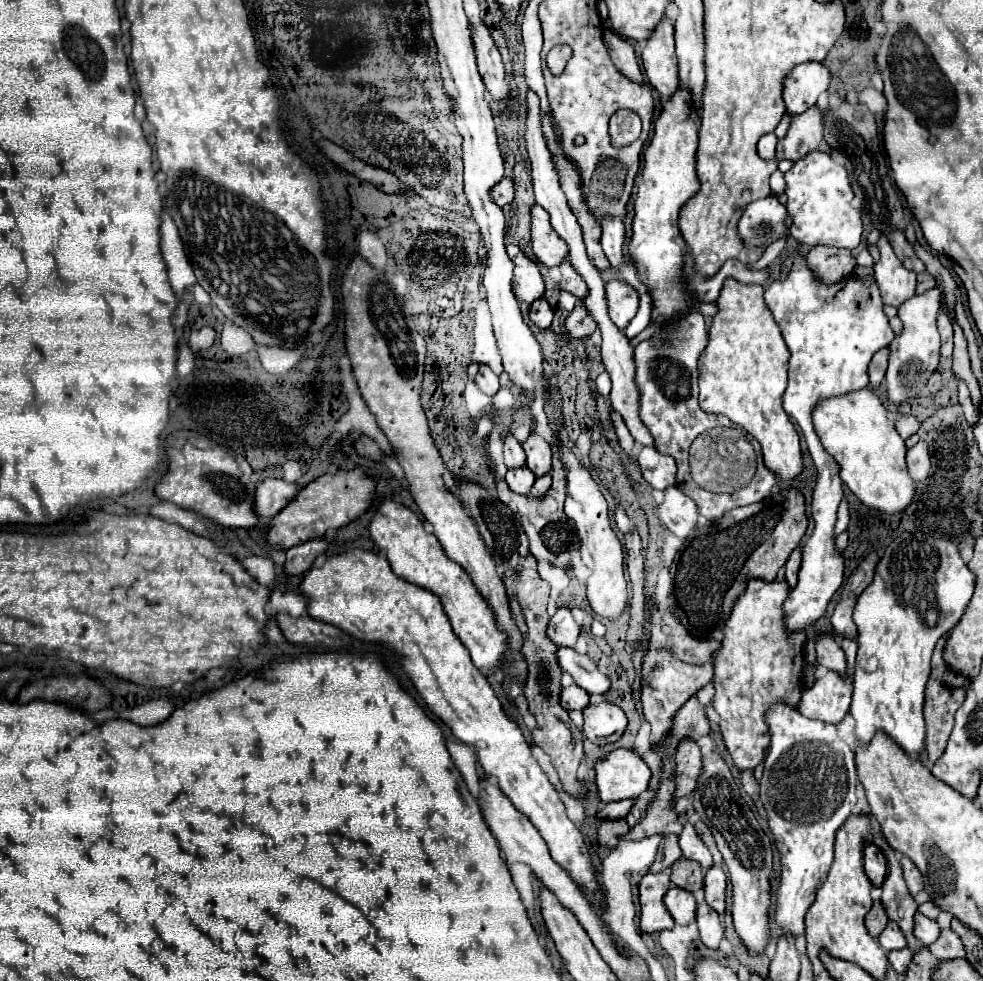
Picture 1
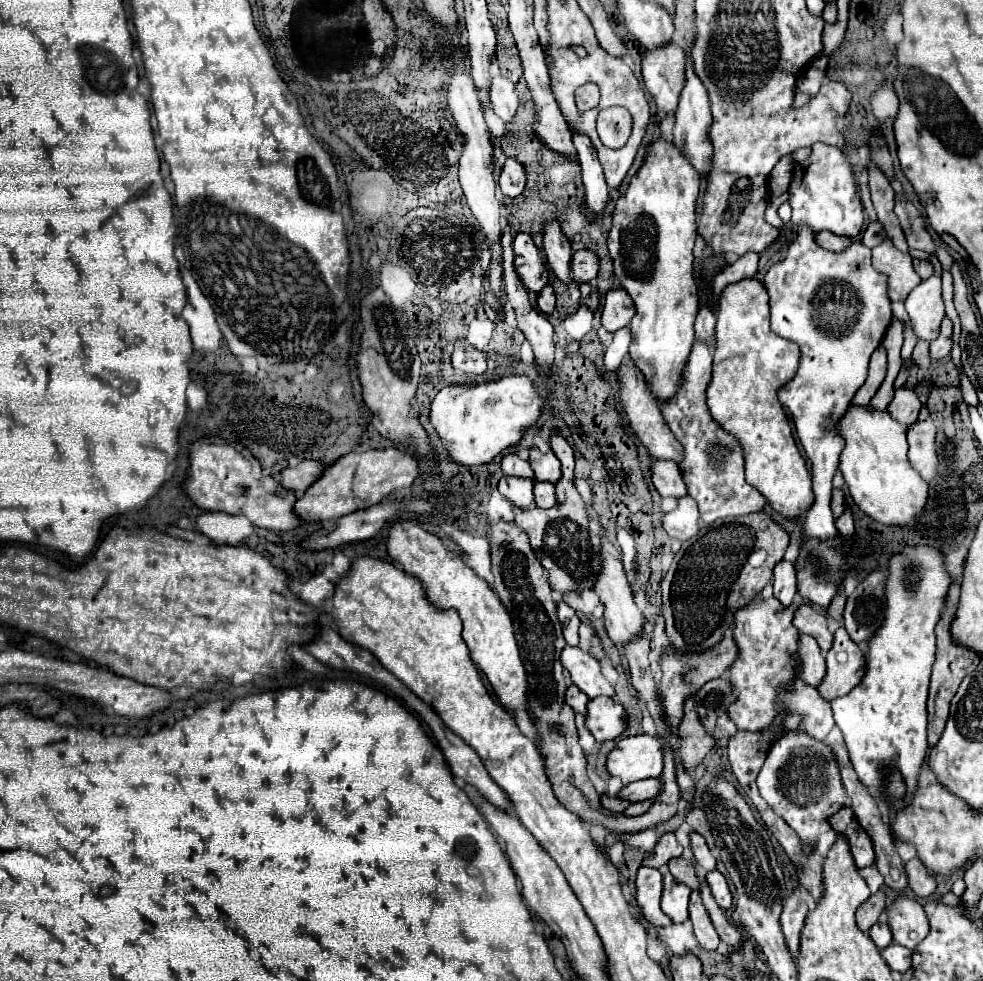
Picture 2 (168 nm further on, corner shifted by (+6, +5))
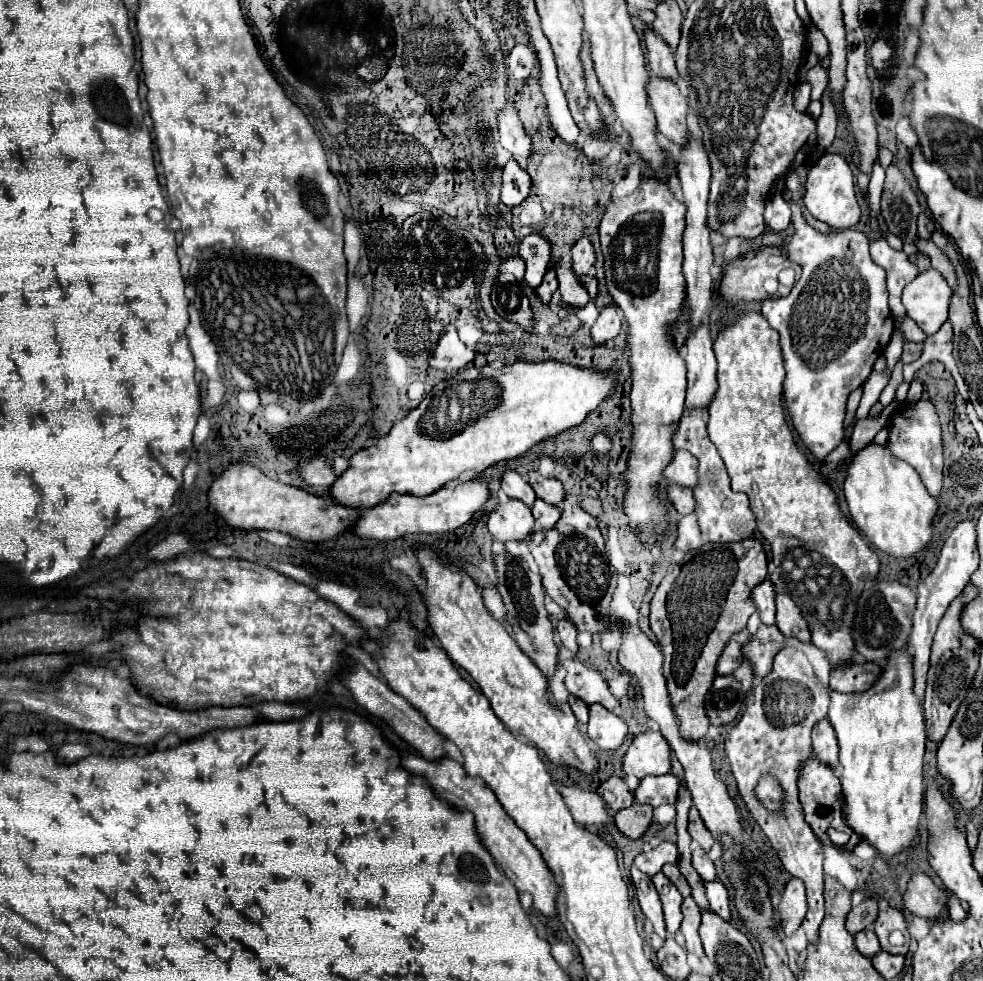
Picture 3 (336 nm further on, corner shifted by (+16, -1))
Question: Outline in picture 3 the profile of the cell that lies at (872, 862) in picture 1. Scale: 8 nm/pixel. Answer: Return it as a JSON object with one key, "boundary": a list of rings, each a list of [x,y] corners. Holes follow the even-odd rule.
{"boundary":[[[816,757],[808,759],[808,763],[804,763],[804,767],[800,767],[800,783],[798,783],[798,789],[800,789],[800,803],[804,807],[804,815],[806,815],[806,823],[812,827],[812,831],[822,839],[822,841],[828,841],[828,829],[834,827],[836,831],[844,831],[850,835],[848,843],[844,845],[846,849],[852,849],[858,841],[860,841],[860,835],[856,835],[848,823],[844,821],[844,815],[842,815],[842,803],[844,803],[844,797],[842,797],[842,787],[840,787],[840,779],[836,777],[834,769],[822,761],[818,761]]]}

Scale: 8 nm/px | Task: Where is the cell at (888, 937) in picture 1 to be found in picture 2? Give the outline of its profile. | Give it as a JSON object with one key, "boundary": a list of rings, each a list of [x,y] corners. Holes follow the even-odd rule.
{"boundary":[[[878,921],[874,927],[870,927],[870,933],[868,933],[870,937],[872,937],[872,941],[876,943],[876,947],[882,951],[882,949],[886,949],[894,939],[892,939],[892,933],[890,933],[890,927],[888,927],[888,923],[886,921]]]}

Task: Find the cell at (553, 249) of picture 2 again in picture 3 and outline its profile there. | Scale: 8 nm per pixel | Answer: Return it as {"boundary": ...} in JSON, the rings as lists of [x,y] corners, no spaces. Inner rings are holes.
{"boundary":[[[558,263],[556,265],[556,275],[558,275],[558,283],[560,283],[560,295],[566,303],[574,305],[574,307],[584,307],[590,301],[588,291],[584,289],[584,285],[580,283],[580,279],[574,275],[572,265],[566,263]]]}

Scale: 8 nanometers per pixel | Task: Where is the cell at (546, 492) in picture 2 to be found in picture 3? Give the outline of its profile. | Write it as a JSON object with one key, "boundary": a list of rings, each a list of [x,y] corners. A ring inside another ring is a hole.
{"boundary":[[[536,499],[534,507],[532,507],[532,515],[536,519],[538,531],[550,531],[550,527],[554,527],[560,519],[560,511],[554,505],[544,503],[542,499]]]}

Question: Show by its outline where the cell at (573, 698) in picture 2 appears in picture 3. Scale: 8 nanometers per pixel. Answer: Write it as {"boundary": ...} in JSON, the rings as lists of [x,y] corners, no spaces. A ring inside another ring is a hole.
{"boundary":[[[574,695],[568,697],[568,703],[570,703],[570,707],[572,707],[576,719],[578,719],[580,723],[588,723],[588,705],[580,703],[580,699],[576,699]]]}

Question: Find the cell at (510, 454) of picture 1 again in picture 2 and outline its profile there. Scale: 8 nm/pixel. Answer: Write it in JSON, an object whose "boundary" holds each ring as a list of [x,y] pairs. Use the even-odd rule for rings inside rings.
{"boundary":[[[508,453],[502,457],[502,471],[504,475],[516,475],[516,477],[534,477],[530,463],[520,459],[518,453]]]}

